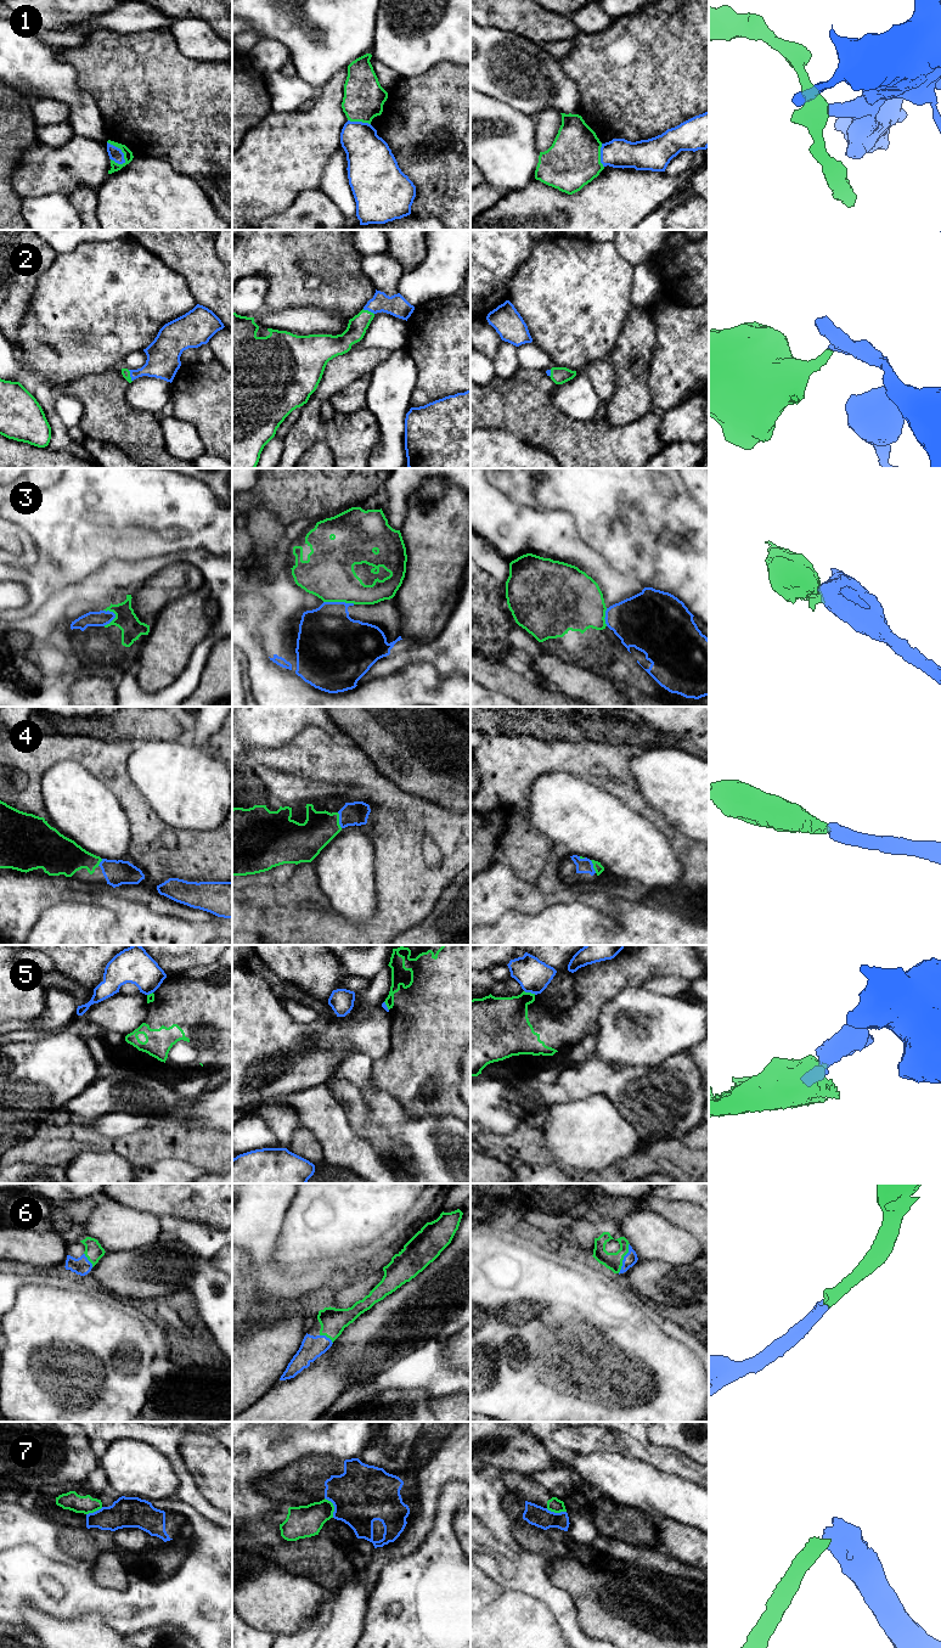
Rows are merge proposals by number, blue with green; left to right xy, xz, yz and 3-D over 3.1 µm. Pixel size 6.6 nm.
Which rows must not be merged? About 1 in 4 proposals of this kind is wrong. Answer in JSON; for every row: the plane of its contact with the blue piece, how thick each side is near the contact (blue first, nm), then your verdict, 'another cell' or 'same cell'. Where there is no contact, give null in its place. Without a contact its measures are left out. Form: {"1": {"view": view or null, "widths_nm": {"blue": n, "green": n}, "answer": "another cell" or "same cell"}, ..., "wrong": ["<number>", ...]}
{"1": {"view": "xy", "widths_nm": {"blue": 90, "green": 60}, "answer": "same cell"}, "2": {"view": "xy", "widths_nm": {"blue": 220, "green": 60}, "answer": "same cell"}, "3": {"view": "xz", "widths_nm": {"blue": 400, "green": 340}, "answer": "another cell"}, "4": {"view": "xz", "widths_nm": {"blue": 150, "green": 220}, "answer": "same cell"}, "5": {"view": "yz", "widths_nm": {"blue": 220, "green": 300}, "answer": "another cell"}, "6": {"view": "yz", "widths_nm": {"blue": 90, "green": 120}, "answer": "same cell"}, "7": {"view": "xz", "widths_nm": {"blue": 380, "green": 220}, "answer": "another cell"}, "wrong": ["3", "5", "7"]}

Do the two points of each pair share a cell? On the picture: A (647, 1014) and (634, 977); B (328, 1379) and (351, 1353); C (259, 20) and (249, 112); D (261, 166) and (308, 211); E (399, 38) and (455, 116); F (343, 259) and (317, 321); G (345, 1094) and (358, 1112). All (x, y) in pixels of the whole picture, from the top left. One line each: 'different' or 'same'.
A: different
B: different
C: different
D: different
E: different
F: different
G: same

